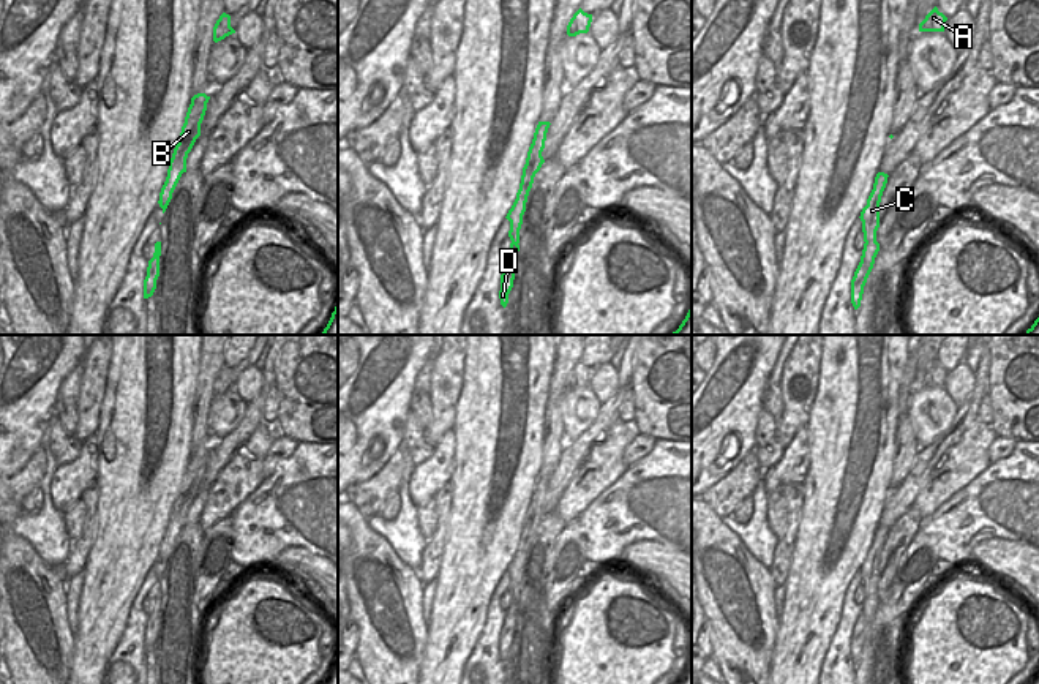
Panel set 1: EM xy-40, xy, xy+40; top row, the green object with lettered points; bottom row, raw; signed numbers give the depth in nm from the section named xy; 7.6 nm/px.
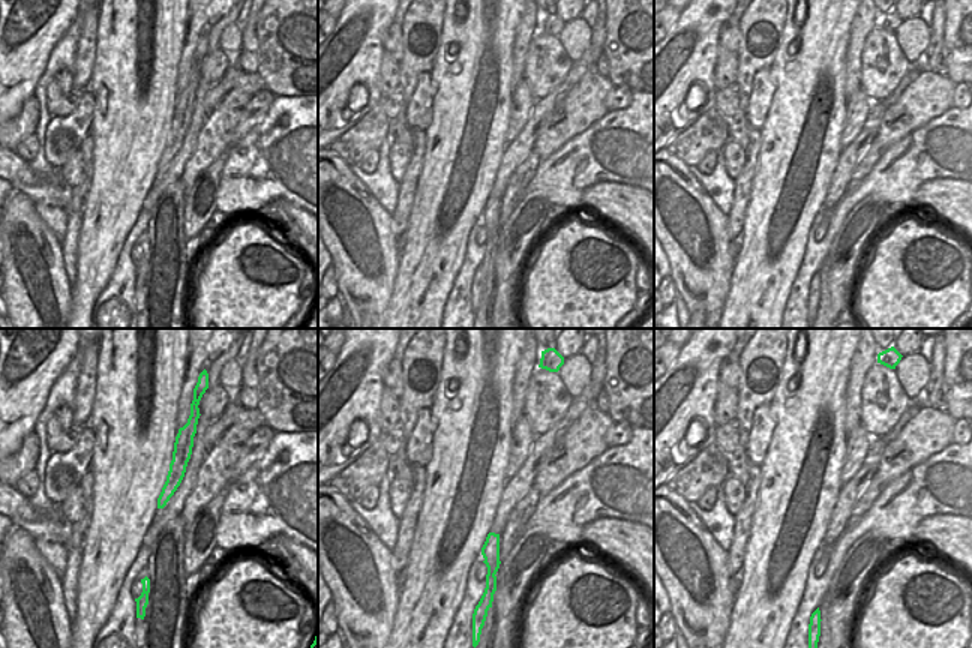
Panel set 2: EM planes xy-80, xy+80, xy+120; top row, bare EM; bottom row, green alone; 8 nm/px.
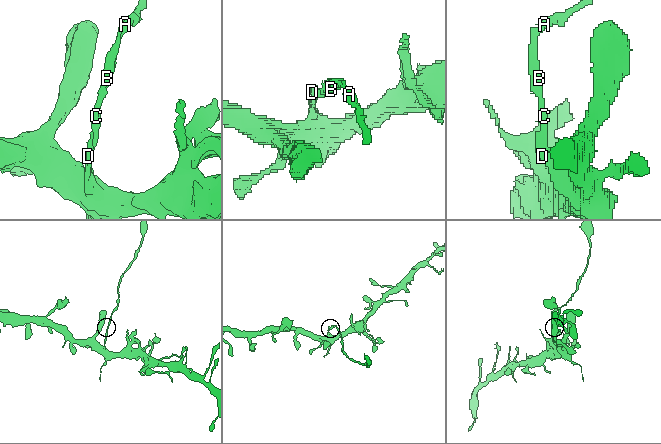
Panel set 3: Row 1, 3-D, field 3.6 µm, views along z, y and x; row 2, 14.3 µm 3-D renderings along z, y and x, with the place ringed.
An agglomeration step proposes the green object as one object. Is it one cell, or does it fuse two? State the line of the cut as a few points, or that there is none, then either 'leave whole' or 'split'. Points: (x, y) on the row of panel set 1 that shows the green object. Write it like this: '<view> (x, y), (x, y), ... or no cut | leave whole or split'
xy+40 (875, 239), (866, 242) | split

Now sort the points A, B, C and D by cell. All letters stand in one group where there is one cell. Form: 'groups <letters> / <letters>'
groups A B C / D

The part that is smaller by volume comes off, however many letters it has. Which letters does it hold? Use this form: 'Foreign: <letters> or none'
Foreign: A, B, C

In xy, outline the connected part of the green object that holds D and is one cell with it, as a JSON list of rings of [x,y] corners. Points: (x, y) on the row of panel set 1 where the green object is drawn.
[[[512,242],[510,243],[510,251],[505,256],[502,275],[501,275],[501,291],[499,291],[499,299],[501,305],[505,308],[508,303],[508,294],[513,288],[513,280],[515,280],[515,270],[516,270],[516,254],[520,251],[520,245]]]

